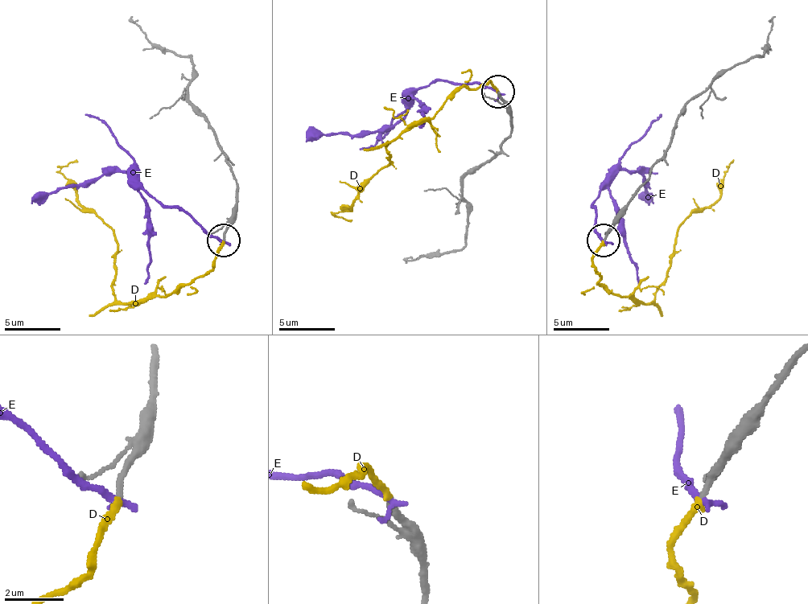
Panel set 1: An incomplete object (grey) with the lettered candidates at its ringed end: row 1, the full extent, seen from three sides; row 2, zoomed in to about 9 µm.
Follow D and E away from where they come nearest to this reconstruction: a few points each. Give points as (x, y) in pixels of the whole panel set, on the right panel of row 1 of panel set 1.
D: (603, 241), (594, 263), (599, 283), (636, 302), (650, 302), (675, 232), (694, 210), (720, 196), (731, 162)
E: (605, 241), (594, 227), (591, 202), (619, 171), (636, 171), (645, 179), (645, 187), (653, 204)

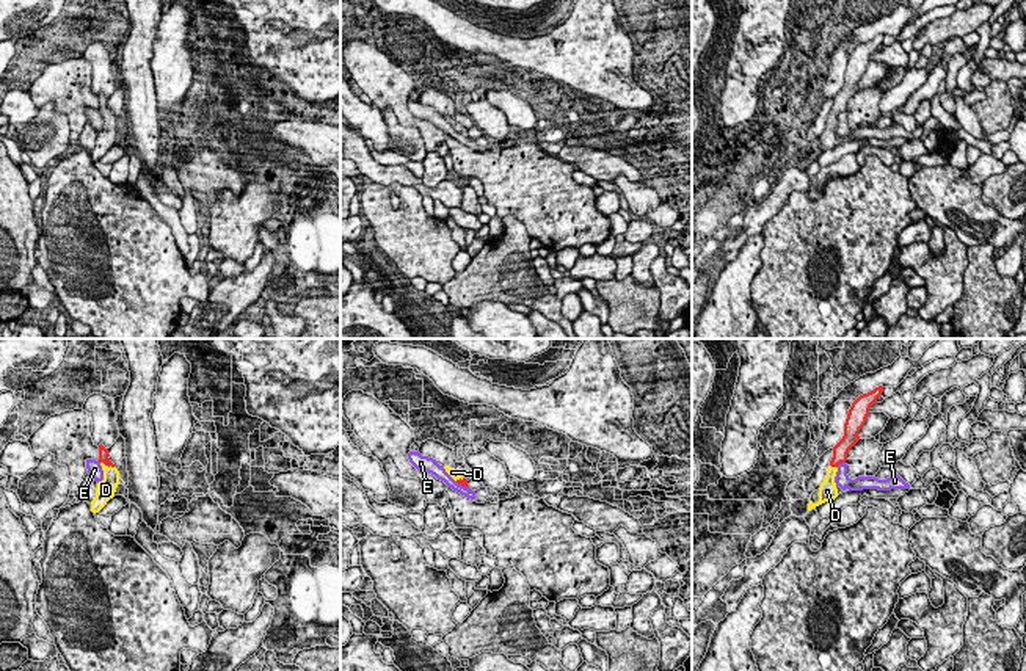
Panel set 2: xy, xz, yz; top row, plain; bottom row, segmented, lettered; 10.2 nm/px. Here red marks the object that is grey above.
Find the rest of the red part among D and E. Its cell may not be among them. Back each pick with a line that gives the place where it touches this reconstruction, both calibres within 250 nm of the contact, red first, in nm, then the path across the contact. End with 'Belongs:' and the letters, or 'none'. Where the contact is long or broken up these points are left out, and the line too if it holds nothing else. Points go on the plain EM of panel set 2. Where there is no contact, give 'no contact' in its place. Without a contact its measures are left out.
D: xy (107, 113) | 100/190 nm | across xy (104, 107), (107, 113), (109, 134), (105, 137)
Belongs: D

